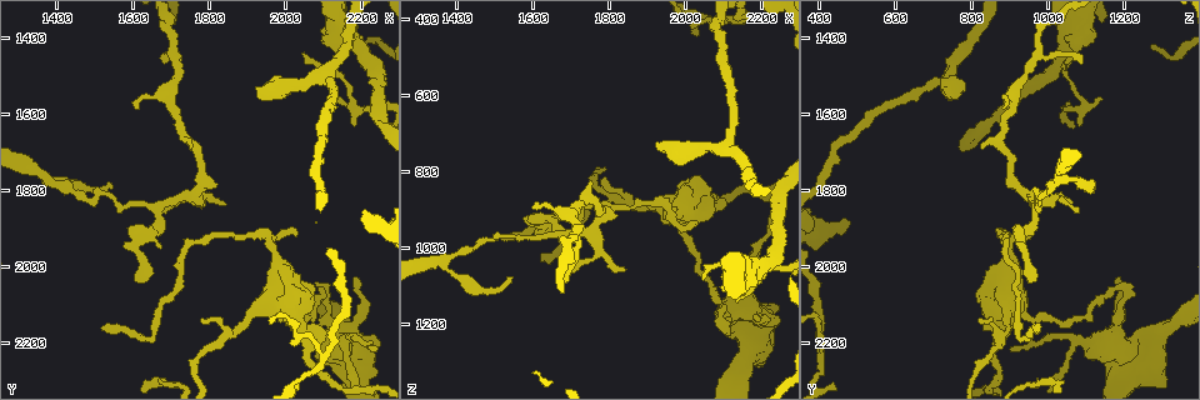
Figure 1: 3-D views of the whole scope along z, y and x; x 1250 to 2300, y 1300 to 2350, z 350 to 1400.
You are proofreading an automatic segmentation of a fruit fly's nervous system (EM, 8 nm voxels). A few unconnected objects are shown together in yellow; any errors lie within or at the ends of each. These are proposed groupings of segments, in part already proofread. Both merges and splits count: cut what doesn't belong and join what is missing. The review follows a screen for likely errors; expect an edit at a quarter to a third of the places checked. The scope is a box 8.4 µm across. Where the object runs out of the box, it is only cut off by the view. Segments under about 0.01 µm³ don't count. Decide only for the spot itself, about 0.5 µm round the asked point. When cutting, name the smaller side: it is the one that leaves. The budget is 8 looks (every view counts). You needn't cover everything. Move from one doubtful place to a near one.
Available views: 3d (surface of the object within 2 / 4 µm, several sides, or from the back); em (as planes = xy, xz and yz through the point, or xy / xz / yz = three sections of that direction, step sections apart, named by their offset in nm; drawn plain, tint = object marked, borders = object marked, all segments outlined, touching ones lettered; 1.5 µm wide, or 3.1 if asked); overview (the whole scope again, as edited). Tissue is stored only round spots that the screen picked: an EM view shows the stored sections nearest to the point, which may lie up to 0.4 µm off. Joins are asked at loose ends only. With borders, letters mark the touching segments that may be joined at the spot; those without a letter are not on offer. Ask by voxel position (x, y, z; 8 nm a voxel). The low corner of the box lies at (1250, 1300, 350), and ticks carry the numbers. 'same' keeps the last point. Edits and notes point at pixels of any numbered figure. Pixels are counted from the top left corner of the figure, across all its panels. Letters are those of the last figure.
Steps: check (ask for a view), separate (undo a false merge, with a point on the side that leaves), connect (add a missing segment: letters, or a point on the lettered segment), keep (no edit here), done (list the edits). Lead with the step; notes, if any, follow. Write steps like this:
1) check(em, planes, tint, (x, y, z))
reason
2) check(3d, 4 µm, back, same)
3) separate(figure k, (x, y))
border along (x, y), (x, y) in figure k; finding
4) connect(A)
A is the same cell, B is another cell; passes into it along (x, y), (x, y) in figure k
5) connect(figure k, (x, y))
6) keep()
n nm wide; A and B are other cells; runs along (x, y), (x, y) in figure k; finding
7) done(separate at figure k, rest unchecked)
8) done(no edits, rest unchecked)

check(em, xz, step 4, tint, (1785, 2135, 815))

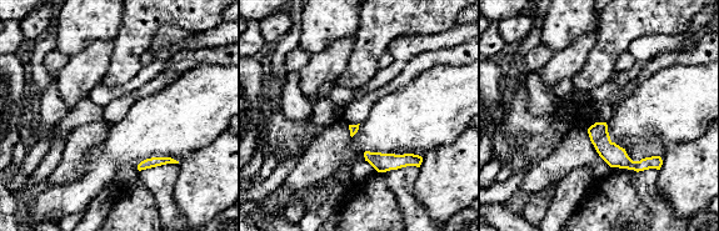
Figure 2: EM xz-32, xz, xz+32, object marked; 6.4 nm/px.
check(em, planes, borders, same)
cut it another way

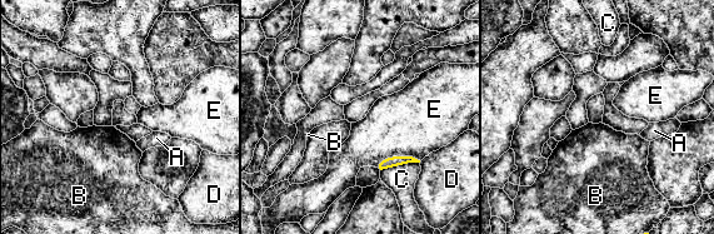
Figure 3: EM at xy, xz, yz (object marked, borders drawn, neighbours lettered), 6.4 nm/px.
keep()
A, B, C, D and E are other cells; no lettered segment goes on from it

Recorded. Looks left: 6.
check(em, planes, borders, (1985, 1990, 905))
sudden change in width

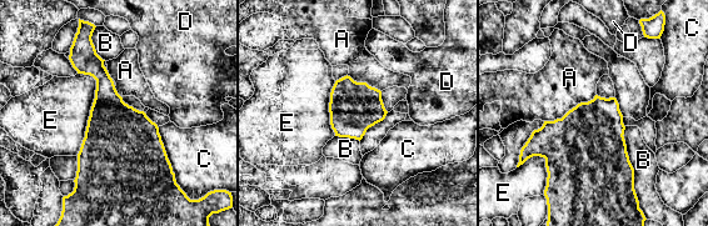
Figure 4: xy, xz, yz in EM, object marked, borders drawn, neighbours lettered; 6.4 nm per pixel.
keep()
A, B, C, D and E are other cells; border along (596, 94), (561, 117), (544, 121) in figure 4; all the same neuron

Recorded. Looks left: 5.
check(em, xz, step 4, plain, (2105, 2120, 1190))
calibre changes

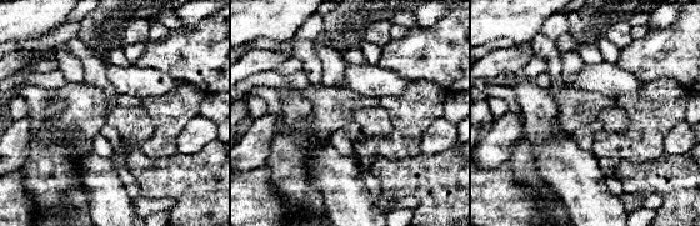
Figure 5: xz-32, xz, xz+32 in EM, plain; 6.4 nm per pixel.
check(em, xz, step 4, borders, same)

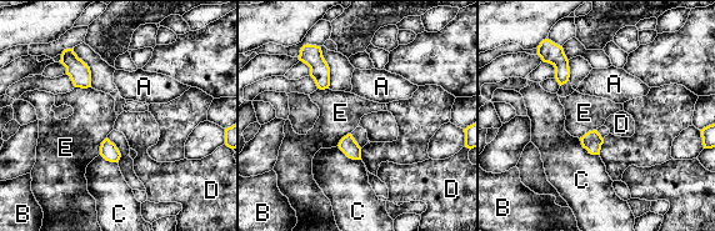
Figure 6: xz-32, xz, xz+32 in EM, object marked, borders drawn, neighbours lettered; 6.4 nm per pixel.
keep()
A, B, C, D and E are other cells; border along (579, 139), (591, 154), (599, 155) in figure 6; all the same neuron

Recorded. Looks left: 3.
done(no edits, rest unchecked)

